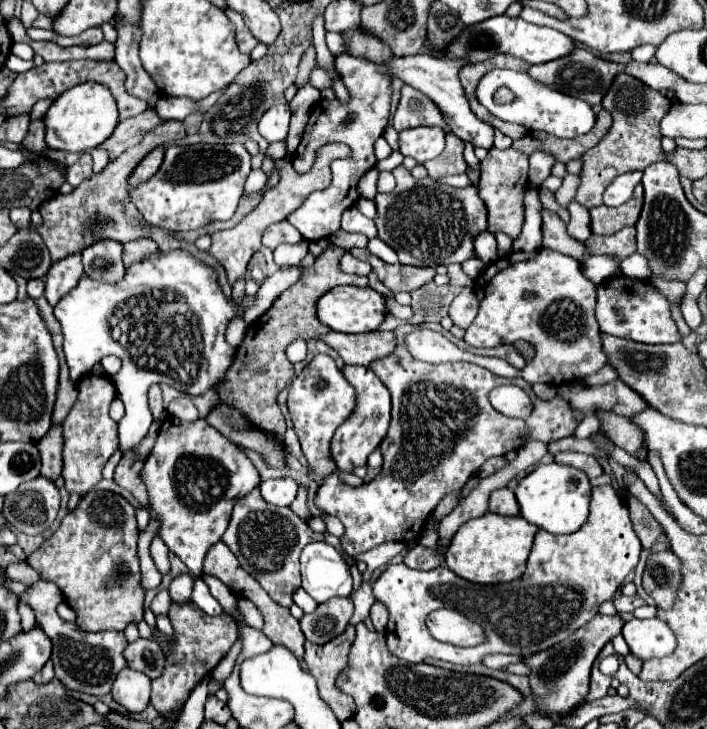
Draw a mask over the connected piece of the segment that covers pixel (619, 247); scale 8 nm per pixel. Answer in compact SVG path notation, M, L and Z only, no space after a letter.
M625 226L623 230L611 234L611 236L597 236L593 234L585 248L589 254L609 254L617 260L623 260L635 252L635 226Z

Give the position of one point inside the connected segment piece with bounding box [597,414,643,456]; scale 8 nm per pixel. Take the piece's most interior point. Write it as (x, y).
(622, 433)

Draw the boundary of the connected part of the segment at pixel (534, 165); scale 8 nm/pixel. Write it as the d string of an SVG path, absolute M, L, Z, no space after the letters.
M535 152L529 156L528 182L529 186L537 188L541 182L551 174L551 166L555 164L555 158L545 152Z

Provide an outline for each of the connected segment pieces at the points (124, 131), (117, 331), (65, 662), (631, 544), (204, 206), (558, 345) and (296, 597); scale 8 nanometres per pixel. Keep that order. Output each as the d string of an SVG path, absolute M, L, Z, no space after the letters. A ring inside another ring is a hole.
M145 110L137 116L121 120L115 132L107 138L107 142L101 144L101 148L109 152L109 160L115 160L117 154L125 152L129 146L135 146L135 142L141 140L141 134L145 130L151 130L157 124L163 124L163 120L155 114L155 110Z
M157 250L155 254L145 256L143 260L131 264L125 270L123 280L119 282L99 282L91 276L83 274L79 278L79 284L65 294L55 304L55 318L63 326L65 342L65 358L71 370L71 380L77 382L83 374L91 372L91 368L101 362L103 356L115 354L123 360L123 368L119 374L113 376L113 382L117 386L117 392L125 404L125 416L119 422L119 450L129 452L139 446L139 442L145 438L153 422L153 417L148 405L147 390L151 384L169 384L181 392L187 392L191 396L205 394L209 388L213 388L217 382L223 380L225 372L231 368L235 358L235 348L227 344L225 330L227 324L243 316L247 308L255 304L257 296L247 296L241 300L241 304L235 304L231 298L227 298L217 282L217 272L199 262L191 252L187 250Z
M41 580L39 584L27 588L19 600L27 606L33 608L37 626L51 638L53 652L51 660L55 664L55 676L65 682L69 690L93 694L97 698L105 696L111 692L113 680L119 674L119 670L127 668L127 660L123 658L123 650L127 646L127 640L123 632L101 632L101 634L85 634L77 624L73 622L63 622L59 614L55 612L55 606L63 600L61 590L53 582Z
M603 474L595 480L591 480L591 484L597 488L593 488L589 520L581 530L567 534L567 536L553 536L547 530L537 532L533 550L527 560L527 570L521 578L517 578L513 582L481 586L481 584L465 582L463 578L453 574L447 566L437 566L435 570L425 572L425 570L405 568L403 564L389 564L385 568L385 572L373 582L375 598L381 604L385 604L385 608L389 612L389 622L385 628L389 650L397 658L403 658L407 662L423 662L427 658L439 658L439 660L447 660L453 664L479 664L483 660L483 656L495 654L495 652L529 656L539 650L547 650L547 648L555 646L557 642L561 642L563 638L567 638L569 634L573 634L573 630L587 624L597 614L599 604L605 600L611 600L613 594L617 592L617 588L623 584L625 576L631 570L635 570L635 566L639 562L639 554L641 554L641 542L633 530L627 502L621 496L617 496L617 492L613 490L613 486L609 482L611 482L609 474ZM437 608L455 608L457 612L461 612L467 618L473 618L475 622L485 626L485 634L489 634L487 642L483 642L481 646L473 646L473 648L459 648L459 646L451 646L451 644L435 640L425 626L425 618L429 612L433 612Z
M193 144L193 146L167 146L161 168L141 186L131 188L129 196L137 210L143 214L145 222L163 226L173 232L195 230L209 222L229 220L235 213L243 194L245 178L249 174L249 152L243 144L227 144L227 146L209 146L209 144Z
M545 248L511 252L481 272L475 282L475 294L479 312L465 332L465 341L457 338L451 341L457 348L469 352L466 348L473 348L471 346L489 348L515 340L531 342L535 346L535 358L527 369L517 369L517 377L525 378L529 384L581 380L607 364L605 352L601 352L599 324L595 320L597 286L583 276L581 264L575 258Z
M297 588L293 592L293 602L303 610L303 612L313 612L317 608L317 602L303 590L303 588Z

